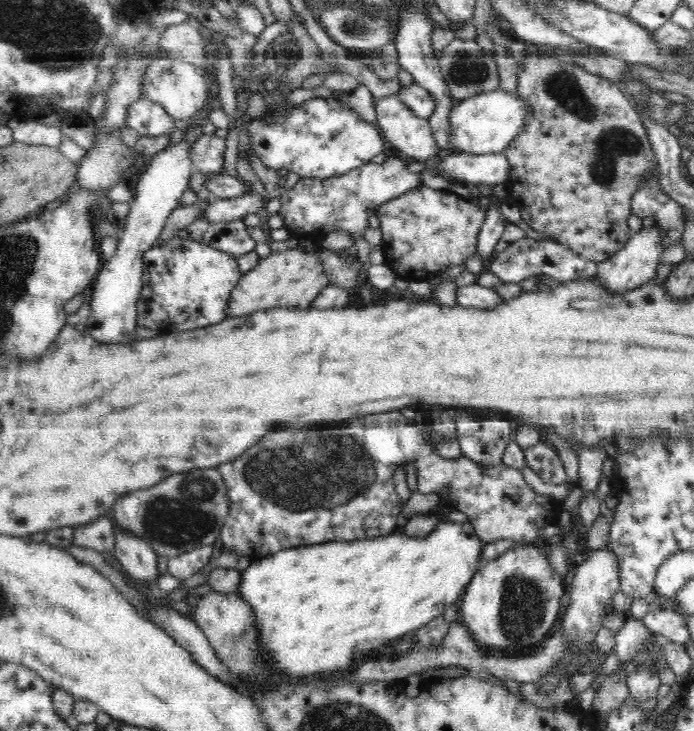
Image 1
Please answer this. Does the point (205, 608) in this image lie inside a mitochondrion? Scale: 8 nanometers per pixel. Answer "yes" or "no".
no

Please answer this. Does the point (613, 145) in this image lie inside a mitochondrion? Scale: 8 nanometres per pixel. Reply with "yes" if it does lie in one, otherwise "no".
yes

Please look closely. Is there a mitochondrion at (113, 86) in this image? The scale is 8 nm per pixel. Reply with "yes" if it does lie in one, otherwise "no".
no

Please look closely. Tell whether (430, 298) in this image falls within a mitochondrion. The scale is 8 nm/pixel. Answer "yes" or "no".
no

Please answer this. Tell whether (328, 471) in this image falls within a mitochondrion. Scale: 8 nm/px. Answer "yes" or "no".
yes

